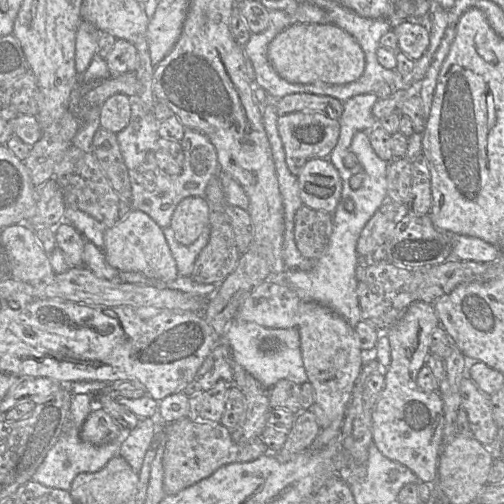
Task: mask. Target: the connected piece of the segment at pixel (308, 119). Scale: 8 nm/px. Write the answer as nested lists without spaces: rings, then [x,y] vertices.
[[[298,111],[279,116],[277,129],[285,150],[287,167],[297,176],[308,160],[329,157],[339,138],[340,123],[322,112]]]

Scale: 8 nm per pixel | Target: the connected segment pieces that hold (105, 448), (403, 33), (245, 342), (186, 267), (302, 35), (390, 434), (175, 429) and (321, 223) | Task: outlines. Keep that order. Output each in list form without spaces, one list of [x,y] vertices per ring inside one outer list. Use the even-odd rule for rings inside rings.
[[[73,395],[68,417],[63,431],[55,445],[48,451],[46,457],[31,477],[31,481],[54,489],[69,491],[74,478],[80,473],[94,473],[101,470],[113,457],[118,455],[120,442],[95,446],[80,438],[80,429],[87,416],[96,409],[94,396]]]
[[[400,21],[393,24],[392,30],[398,39],[398,50],[414,61],[423,56],[430,44],[429,28],[422,21]]]
[[[234,319],[223,336],[223,342],[231,352],[232,361],[244,368],[265,388],[270,388],[283,379],[299,385],[308,381],[297,328],[267,328],[253,322]],[[266,339],[274,339],[278,345],[277,349],[274,351],[262,350],[261,344]]]
[[[206,226],[199,238],[188,246],[180,244],[175,239],[173,230],[170,227],[165,227],[162,230],[171,254],[176,262],[179,276],[190,276],[198,255],[209,241],[210,227]]]
[[[297,23],[281,31],[268,46],[268,59],[276,72],[290,83],[356,81],[365,69],[365,54],[356,39],[332,23]]]
[[[416,301],[386,331],[391,363],[384,371],[384,389],[372,410],[372,440],[388,459],[409,468],[419,482],[436,483],[437,465],[443,448],[444,413],[437,391],[425,392],[417,386],[417,375],[430,355],[432,331],[440,326],[433,304]]]
[[[183,418],[164,426],[166,428],[162,465],[163,490],[166,495],[177,494],[209,477],[224,465],[254,461],[269,452],[261,437],[253,438],[245,444],[234,443],[231,432],[220,422],[199,422]]]
[[[302,205],[294,216],[294,238],[301,255],[317,260],[327,250],[332,234],[332,214]]]

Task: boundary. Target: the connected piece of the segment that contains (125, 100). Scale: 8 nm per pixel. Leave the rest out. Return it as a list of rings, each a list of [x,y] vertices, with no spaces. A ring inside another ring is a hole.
[[[117,93],[108,97],[99,108],[100,126],[117,133],[129,123],[131,114],[131,98]]]

